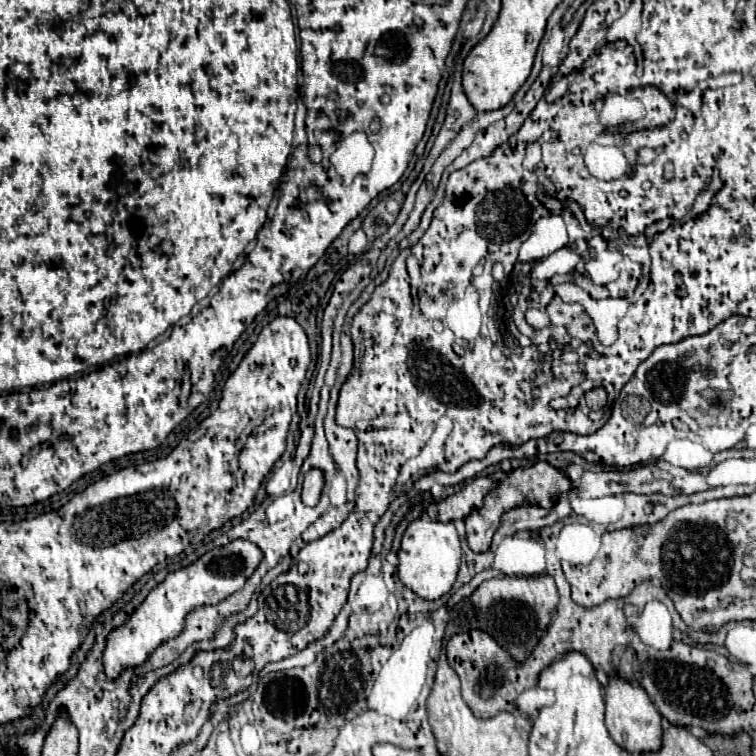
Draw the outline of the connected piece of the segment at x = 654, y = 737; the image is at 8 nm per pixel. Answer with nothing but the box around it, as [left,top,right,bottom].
[605,676,663,752]

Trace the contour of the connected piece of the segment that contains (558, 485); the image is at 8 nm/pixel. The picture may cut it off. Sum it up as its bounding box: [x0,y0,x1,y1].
[465,462,573,552]

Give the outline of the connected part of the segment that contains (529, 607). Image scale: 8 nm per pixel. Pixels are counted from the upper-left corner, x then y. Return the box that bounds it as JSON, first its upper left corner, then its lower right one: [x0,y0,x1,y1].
[471,574,559,662]

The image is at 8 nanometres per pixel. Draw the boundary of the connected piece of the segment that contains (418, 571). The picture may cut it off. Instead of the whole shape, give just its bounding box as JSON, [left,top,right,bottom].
[399,516,461,600]

